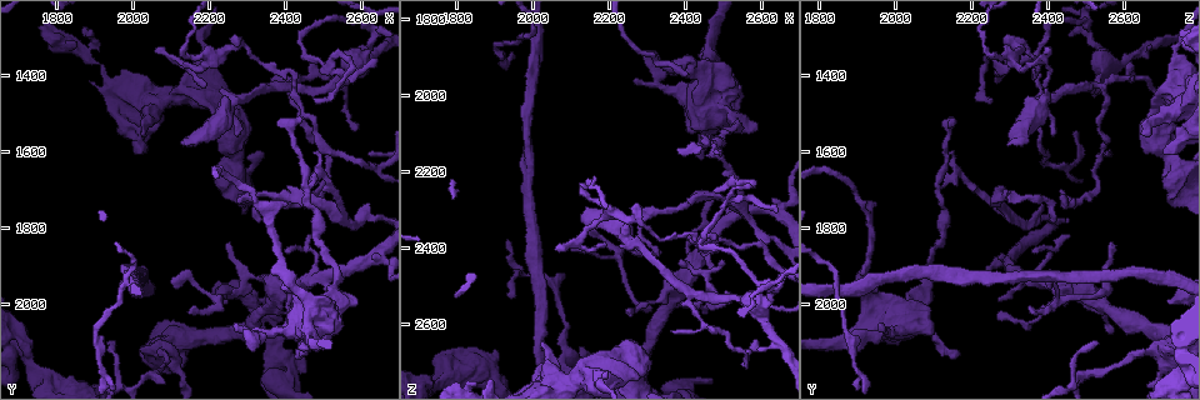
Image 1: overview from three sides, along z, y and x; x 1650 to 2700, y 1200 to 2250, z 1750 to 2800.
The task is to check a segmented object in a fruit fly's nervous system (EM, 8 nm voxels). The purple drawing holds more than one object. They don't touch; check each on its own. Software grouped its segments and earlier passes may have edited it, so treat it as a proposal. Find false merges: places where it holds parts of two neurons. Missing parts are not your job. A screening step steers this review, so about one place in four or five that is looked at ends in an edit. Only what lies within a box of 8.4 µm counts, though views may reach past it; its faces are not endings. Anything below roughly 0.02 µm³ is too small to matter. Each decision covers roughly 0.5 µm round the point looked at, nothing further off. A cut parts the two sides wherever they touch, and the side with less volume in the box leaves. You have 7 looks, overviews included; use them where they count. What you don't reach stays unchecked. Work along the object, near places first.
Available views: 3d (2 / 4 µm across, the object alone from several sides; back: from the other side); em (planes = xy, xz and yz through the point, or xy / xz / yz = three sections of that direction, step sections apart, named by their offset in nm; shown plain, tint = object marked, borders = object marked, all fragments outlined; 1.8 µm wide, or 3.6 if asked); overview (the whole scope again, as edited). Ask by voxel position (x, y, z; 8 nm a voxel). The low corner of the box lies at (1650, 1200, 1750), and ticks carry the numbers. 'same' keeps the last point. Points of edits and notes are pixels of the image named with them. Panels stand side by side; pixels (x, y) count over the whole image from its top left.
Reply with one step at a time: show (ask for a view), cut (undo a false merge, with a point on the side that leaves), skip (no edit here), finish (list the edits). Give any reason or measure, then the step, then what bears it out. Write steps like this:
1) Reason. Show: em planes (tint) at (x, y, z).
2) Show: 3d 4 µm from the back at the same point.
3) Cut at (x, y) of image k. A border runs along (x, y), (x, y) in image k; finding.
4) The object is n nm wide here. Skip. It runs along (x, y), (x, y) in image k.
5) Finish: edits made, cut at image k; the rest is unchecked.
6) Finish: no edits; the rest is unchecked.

Three arms meet. Show: em planes (tint) at (2550, 1755, 2285).

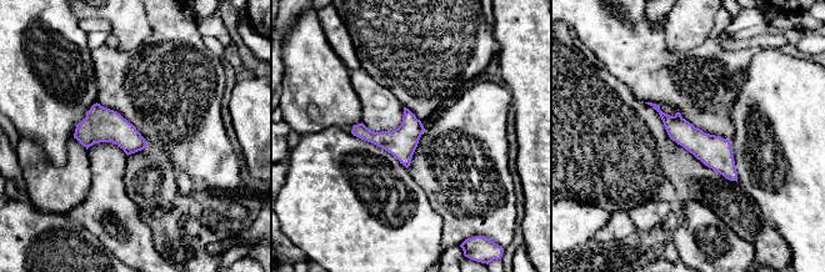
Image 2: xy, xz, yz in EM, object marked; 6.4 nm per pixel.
The object is 190 nm wide here. Skip. It runs along (664, 116), (700, 144), (734, 177) in image 2; continuous, no second neuron.

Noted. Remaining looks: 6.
Looks like a crossing. Show: 3d 2 µm at (2420, 1430, 2515).

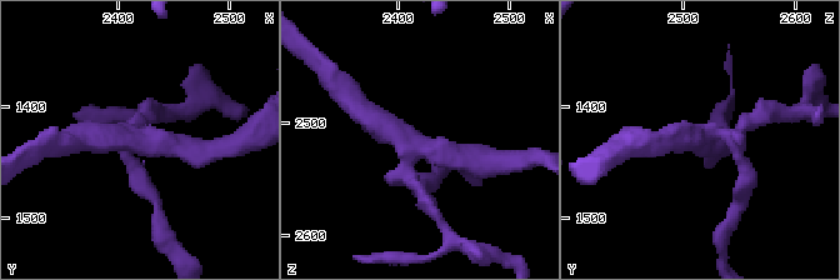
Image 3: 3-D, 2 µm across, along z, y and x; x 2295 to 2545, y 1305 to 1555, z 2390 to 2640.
4 arms meet here; need the tissue. Show: em yz step 8 (tint) at (2420, 1434, 2520).

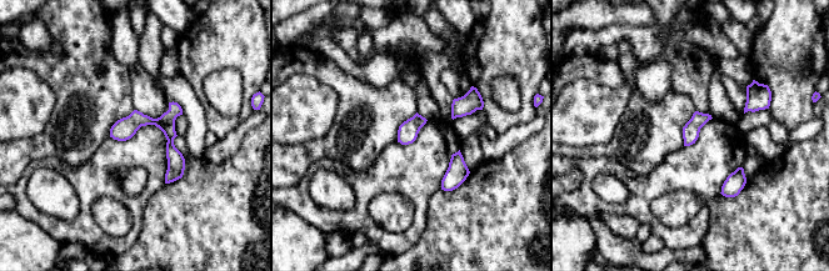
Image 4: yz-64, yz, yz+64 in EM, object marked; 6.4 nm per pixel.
Skip. All the same neuron.

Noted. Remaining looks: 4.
Arms run side by side. Show: em xy step 4 (tint) at (2375, 1960, 2505).

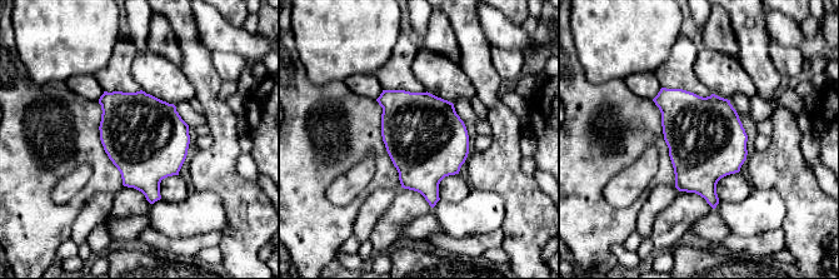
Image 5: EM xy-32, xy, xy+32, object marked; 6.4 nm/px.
Show: em planes (tint) at the same point.

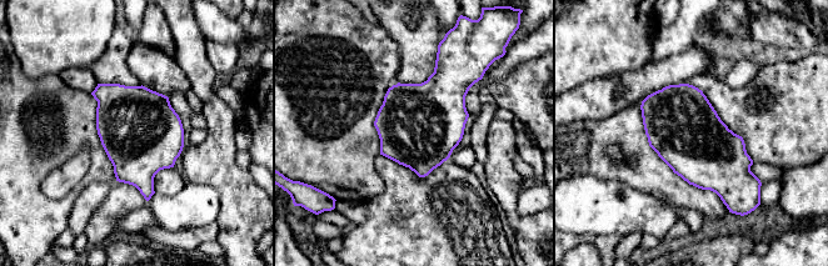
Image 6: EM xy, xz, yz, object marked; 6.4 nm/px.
Skip. All the same neuron.

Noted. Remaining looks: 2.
Finish: no edits; the rest is unchecked.

